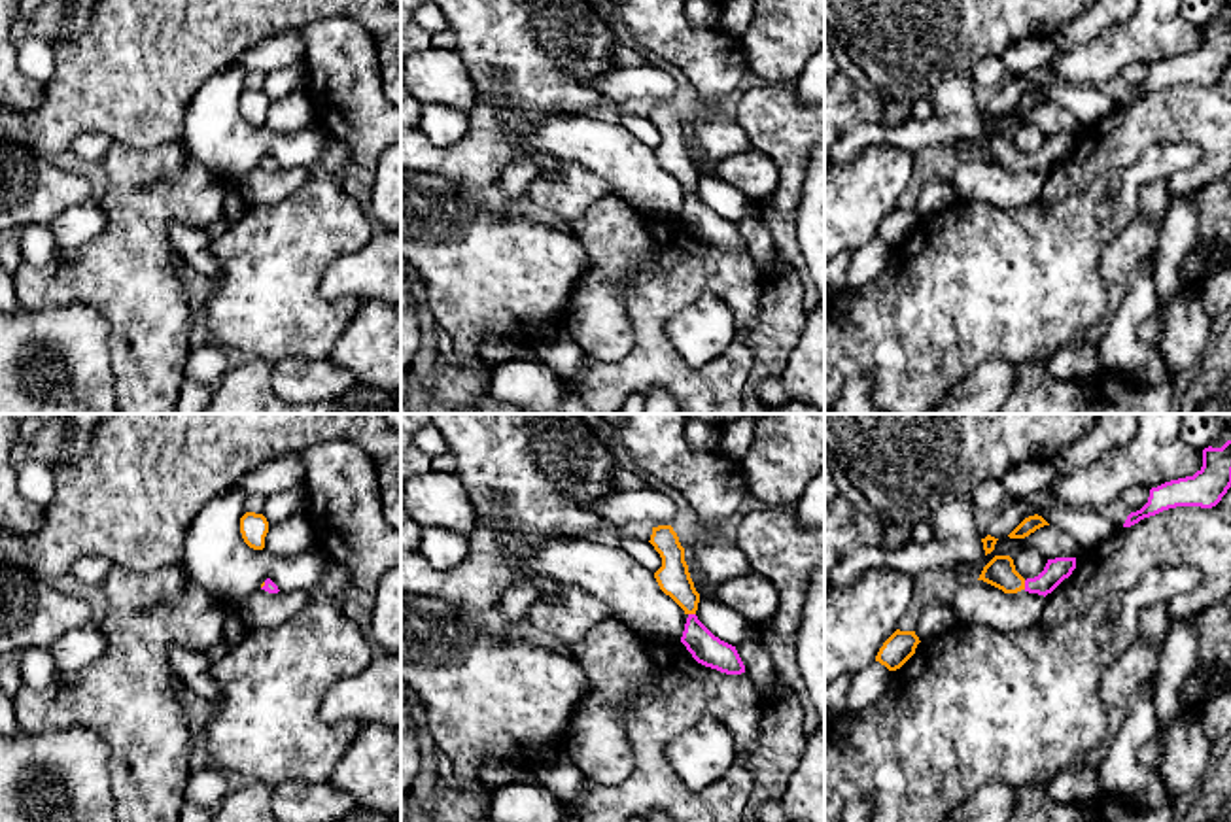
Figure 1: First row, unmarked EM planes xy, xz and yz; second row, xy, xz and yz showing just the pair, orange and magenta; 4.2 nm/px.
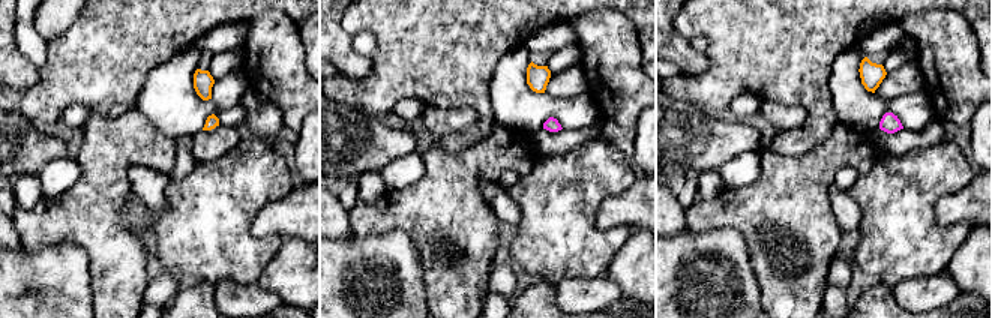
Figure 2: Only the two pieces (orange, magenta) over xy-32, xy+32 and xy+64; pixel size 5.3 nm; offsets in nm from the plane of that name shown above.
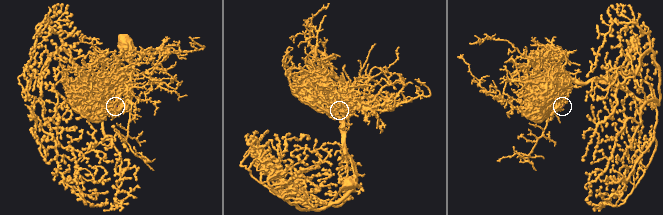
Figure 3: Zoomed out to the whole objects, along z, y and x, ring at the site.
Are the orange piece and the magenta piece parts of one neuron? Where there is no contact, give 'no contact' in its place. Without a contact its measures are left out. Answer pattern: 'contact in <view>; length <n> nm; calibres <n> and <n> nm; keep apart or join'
contact in yz; length 40 nm; calibres 130 and 100 nm; join

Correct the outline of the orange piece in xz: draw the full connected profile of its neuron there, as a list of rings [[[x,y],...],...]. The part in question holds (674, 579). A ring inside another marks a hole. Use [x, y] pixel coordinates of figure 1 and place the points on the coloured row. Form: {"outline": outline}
{"outline": [[[671,525],[652,527],[649,540],[662,557],[662,567],[654,573],[660,590],[669,595],[688,616],[681,642],[692,658],[726,675],[745,673],[745,665],[736,646],[715,637],[696,616],[700,593],[685,561],[685,548]]]}

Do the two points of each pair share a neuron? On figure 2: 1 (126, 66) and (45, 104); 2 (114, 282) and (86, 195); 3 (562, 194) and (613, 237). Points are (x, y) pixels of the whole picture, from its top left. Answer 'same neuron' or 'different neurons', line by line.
1: same neuron
2: same neuron
3: same neuron

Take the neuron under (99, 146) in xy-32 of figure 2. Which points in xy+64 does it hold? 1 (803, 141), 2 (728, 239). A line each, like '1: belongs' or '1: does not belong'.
1: does not belong
2: does not belong

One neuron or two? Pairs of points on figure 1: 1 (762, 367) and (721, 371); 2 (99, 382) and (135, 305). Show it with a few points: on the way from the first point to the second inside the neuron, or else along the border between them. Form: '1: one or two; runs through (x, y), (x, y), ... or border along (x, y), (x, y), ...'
1: two; border along (751, 324), (742, 333), (751, 356), (742, 393)
2: two; border along (103, 318), (108, 327), (108, 365), (116, 393)

